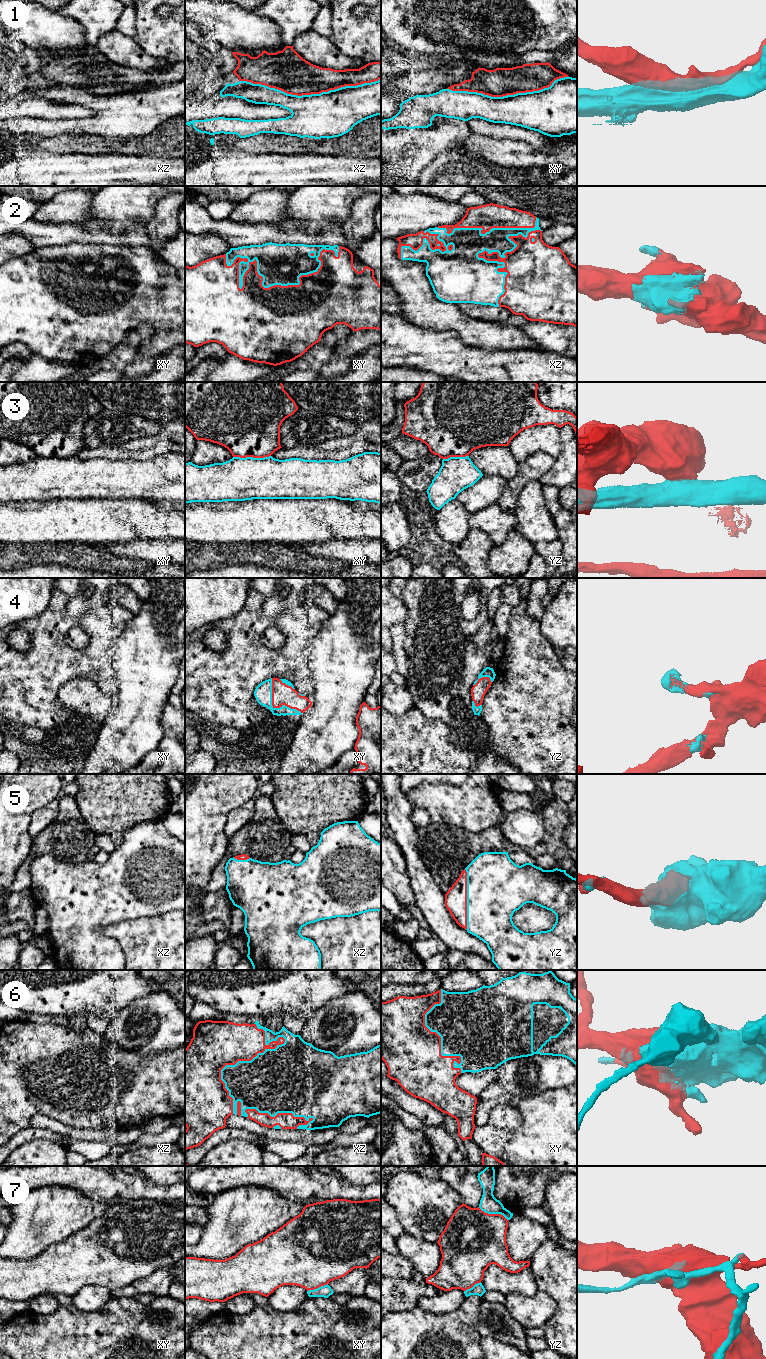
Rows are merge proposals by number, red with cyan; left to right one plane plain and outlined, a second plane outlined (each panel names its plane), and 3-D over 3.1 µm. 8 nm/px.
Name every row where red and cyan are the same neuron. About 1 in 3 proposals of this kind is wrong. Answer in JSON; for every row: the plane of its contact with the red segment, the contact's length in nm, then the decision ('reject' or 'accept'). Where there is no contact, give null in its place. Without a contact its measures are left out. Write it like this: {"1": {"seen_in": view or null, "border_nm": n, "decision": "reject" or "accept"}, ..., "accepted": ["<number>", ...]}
{"1": {"seen_in": "xz", "border_nm": 1150, "decision": "reject"}, "2": {"seen_in": "xy", "border_nm": 950, "decision": "accept"}, "3": {"seen_in": "xy", "border_nm": 300, "decision": "reject"}, "4": {"seen_in": "xy", "border_nm": 380, "decision": "accept"}, "5": {"seen_in": "yz", "border_nm": 480, "decision": "accept"}, "6": {"seen_in": "xz", "border_nm": 750, "decision": "accept"}, "7": {"seen_in": "yz", "border_nm": 260, "decision": "reject"}, "accepted": ["2", "4", "5", "6"]}

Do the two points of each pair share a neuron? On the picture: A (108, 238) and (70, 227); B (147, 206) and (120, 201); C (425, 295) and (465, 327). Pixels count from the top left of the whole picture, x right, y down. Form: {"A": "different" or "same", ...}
{"A": "same", "B": "same", "C": "same"}

